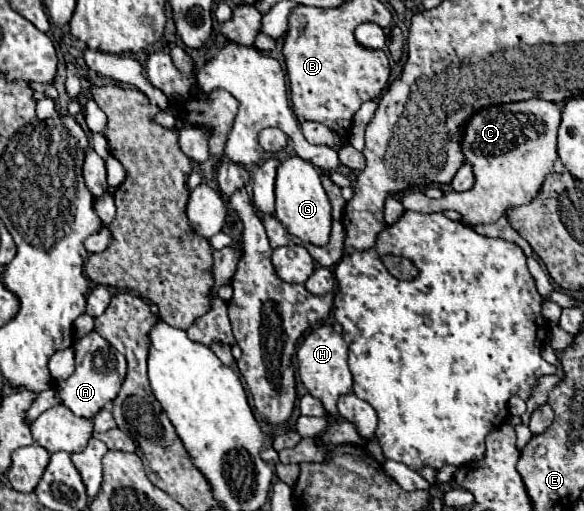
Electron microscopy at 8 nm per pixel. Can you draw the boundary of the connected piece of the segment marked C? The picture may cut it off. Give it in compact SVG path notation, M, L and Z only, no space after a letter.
M527 99L521 103L501 103L479 111L465 123L461 153L473 167L475 185L465 193L449 193L447 209L421 209L419 213L457 211L465 225L495 223L507 209L531 203L539 193L545 177L553 173L557 157L557 129L561 109L545 99Z

